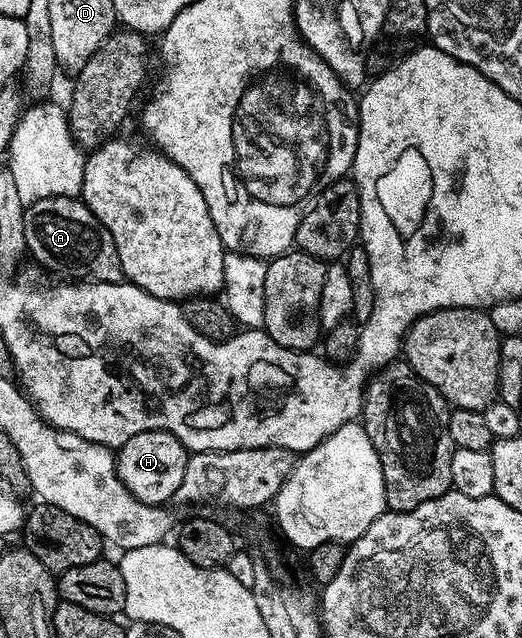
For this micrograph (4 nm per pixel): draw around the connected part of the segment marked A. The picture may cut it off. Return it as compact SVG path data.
M51 196L27 205L24 210L26 252L33 256L56 278L68 282L92 281L101 284L118 284L125 279L124 271L110 238L110 230L86 207L83 199L71 196Z

